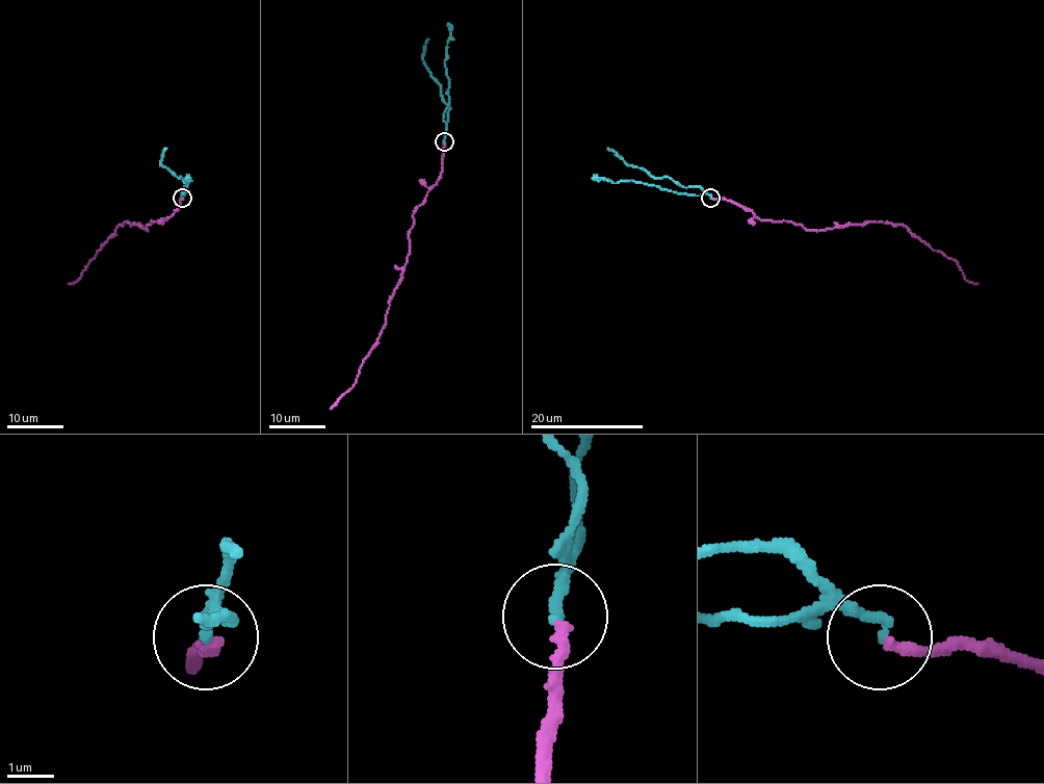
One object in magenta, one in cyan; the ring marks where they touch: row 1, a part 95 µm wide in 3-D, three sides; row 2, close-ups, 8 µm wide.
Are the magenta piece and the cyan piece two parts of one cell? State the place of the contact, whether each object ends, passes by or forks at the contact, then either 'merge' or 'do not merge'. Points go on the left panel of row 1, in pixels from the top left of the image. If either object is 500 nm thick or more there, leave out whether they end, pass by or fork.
at (182, 198); magenta ends there; cyan ends there; do not merge

